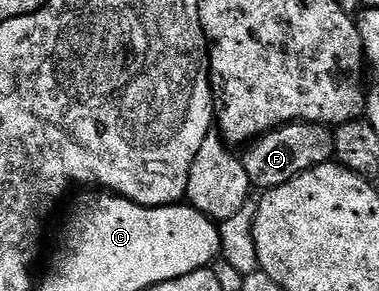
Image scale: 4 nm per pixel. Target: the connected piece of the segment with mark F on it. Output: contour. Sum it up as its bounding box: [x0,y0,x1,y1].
[240,124,334,190]

